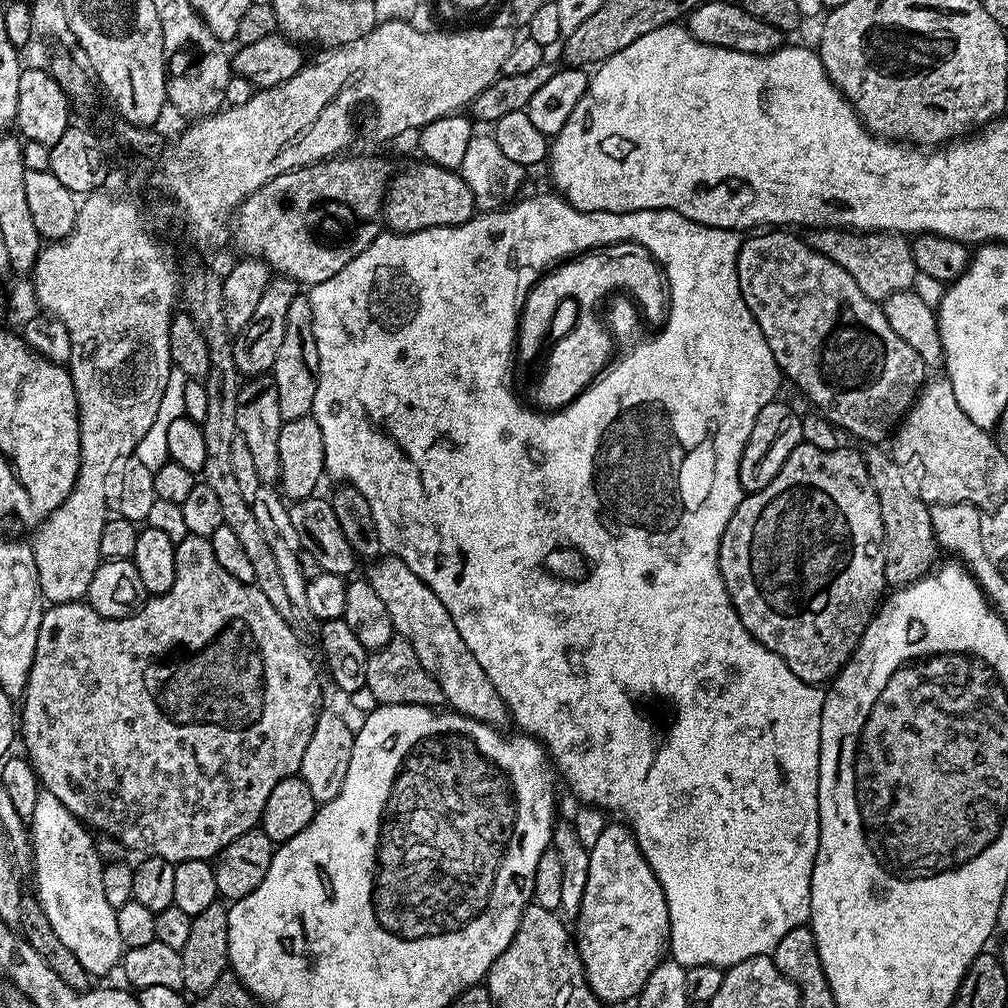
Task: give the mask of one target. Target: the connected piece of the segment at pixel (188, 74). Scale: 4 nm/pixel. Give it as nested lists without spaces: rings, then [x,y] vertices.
[[[193,4],[188,8],[159,8],[158,12],[184,12],[184,16],[176,16],[180,24],[178,34],[181,41],[194,44],[198,58],[180,74],[171,75],[167,84],[168,104],[182,116],[196,118],[201,115],[212,115],[219,111],[225,103],[225,94],[229,78],[233,76],[231,55],[224,50],[225,45],[212,34],[204,20],[197,14]]]

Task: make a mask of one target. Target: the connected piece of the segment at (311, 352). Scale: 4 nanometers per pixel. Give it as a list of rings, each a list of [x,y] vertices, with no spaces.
[[[297,294],[294,302],[290,302],[290,310],[286,313],[286,334],[282,334],[282,347],[278,350],[278,358],[274,362],[270,373],[278,386],[278,407],[282,409],[282,418],[290,421],[303,416],[312,415],[314,406],[314,390],[318,390],[316,381],[316,367],[318,366],[318,346],[314,338],[314,318],[312,317],[312,307],[307,295]]]

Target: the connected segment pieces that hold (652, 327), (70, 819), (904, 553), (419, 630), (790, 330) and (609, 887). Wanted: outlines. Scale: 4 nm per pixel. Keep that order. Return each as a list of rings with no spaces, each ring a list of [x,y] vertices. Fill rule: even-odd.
[[[609,244],[587,253],[583,258],[565,262],[541,276],[524,300],[518,325],[519,363],[521,360],[524,364],[544,364],[540,368],[540,385],[536,388],[539,411],[547,414],[571,406],[585,389],[604,377],[605,371],[612,368],[631,344],[664,335],[672,307],[670,282],[664,279],[656,259],[637,244]],[[564,304],[568,304],[572,325],[565,336],[556,340],[556,332],[564,328]]]
[[[42,790],[30,818],[30,844],[34,851],[30,860],[36,863],[36,889],[34,895],[39,900],[54,934],[70,949],[70,954],[82,962],[89,977],[104,976],[117,971],[126,951],[122,934],[118,934],[118,922],[110,902],[106,902],[106,890],[102,890],[102,874],[105,861],[100,860],[100,852],[92,845],[93,833],[81,824],[78,817],[70,814],[54,794]]]
[[[883,447],[865,448],[868,449],[863,449],[862,455],[868,464],[874,494],[878,494],[878,510],[882,510],[884,583],[893,589],[903,588],[904,585],[912,584],[920,577],[928,575],[937,563],[938,545],[936,531],[932,525],[932,509],[925,501],[917,498],[914,490],[910,490],[906,478],[902,478],[902,470],[885,449],[884,452],[880,449]]]
[[[381,555],[367,566],[366,579],[370,586],[374,586],[378,598],[386,602],[386,610],[390,610],[390,622],[396,628],[396,635],[404,637],[410,646],[414,646],[418,662],[422,662],[434,682],[442,686],[447,707],[483,724],[504,726],[504,723],[509,723],[510,713],[494,682],[490,682],[486,670],[478,666],[478,658],[474,658],[470,646],[462,642],[462,634],[458,634],[454,618],[450,618],[446,606],[438,602],[438,594],[434,594],[434,590],[430,590],[430,586],[426,586],[426,582],[422,582],[414,570],[410,570],[394,555]]]
[[[764,231],[768,232],[762,233],[761,236],[752,236],[749,240],[747,237],[740,245],[738,250],[738,286],[742,290],[742,298],[746,302],[750,314],[754,314],[754,318],[774,354],[774,362],[787,379],[789,376],[820,407],[817,408],[819,415],[836,425],[837,429],[843,430],[845,433],[848,431],[850,435],[857,436],[860,440],[868,440],[864,442],[884,442],[880,441],[884,439],[887,441],[890,433],[904,419],[908,409],[912,407],[916,394],[920,391],[926,379],[926,367],[922,358],[914,352],[913,347],[908,346],[902,338],[898,338],[898,334],[894,334],[894,329],[890,327],[890,322],[886,322],[886,314],[883,307],[877,301],[866,298],[866,294],[862,294],[862,290],[858,290],[858,282],[854,282],[854,278],[850,278],[850,274],[846,274],[846,270],[842,270],[842,266],[838,266],[838,262],[830,262],[830,258],[818,254],[818,250],[811,248],[807,239],[800,237],[799,240],[792,233],[795,231]]]
[[[623,822],[612,823],[604,827],[601,836],[598,838],[598,843],[590,850],[590,874],[586,874],[586,894],[582,894],[580,912],[574,917],[574,943],[576,946],[576,953],[580,955],[580,961],[582,962],[584,973],[588,979],[588,985],[594,995],[596,995],[599,1000],[603,1000],[605,1005],[608,1006],[620,1004],[623,1000],[628,1000],[628,1002],[635,1001],[642,990],[642,986],[646,986],[646,978],[650,978],[652,971],[657,968],[661,960],[665,959],[666,949],[669,947],[670,937],[672,935],[672,931],[670,930],[670,914],[666,906],[666,898],[664,897],[662,886],[656,881],[654,870],[650,870],[650,866],[646,862],[646,858],[638,846],[638,842],[632,836],[632,829]]]

